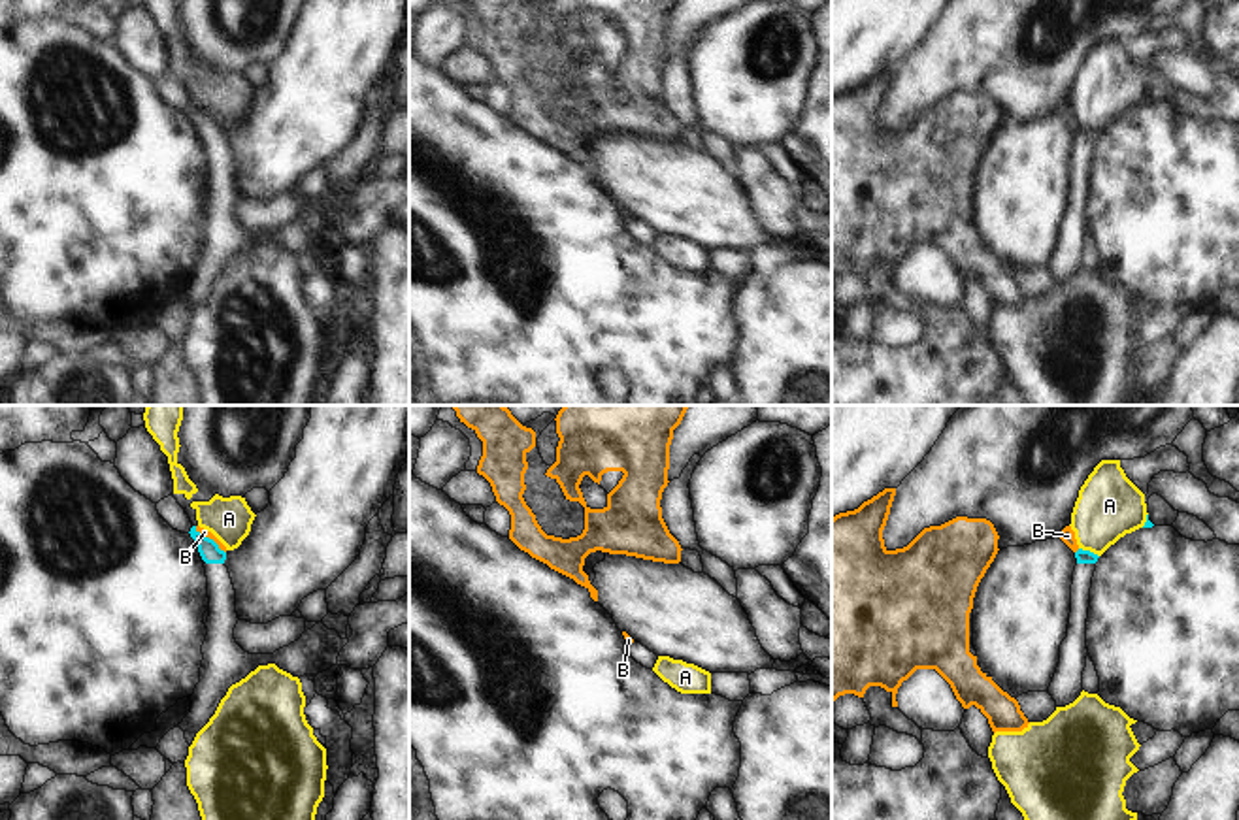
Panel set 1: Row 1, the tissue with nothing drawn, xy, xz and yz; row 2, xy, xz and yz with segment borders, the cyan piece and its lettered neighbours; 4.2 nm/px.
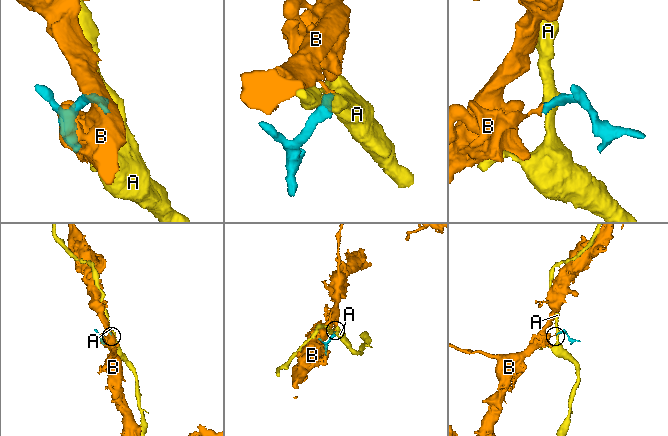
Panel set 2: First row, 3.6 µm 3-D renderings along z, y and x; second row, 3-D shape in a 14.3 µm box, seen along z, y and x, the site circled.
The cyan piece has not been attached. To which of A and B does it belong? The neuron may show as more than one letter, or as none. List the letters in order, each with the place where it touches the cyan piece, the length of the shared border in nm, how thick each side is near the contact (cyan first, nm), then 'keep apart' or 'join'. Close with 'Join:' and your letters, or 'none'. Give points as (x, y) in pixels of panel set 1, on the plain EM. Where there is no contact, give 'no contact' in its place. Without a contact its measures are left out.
A: yz (1089, 129) | 100 nm | 60/280 nm | keep apart
B: xy (208, 115) | 180 nm | 90/30 nm | keep apart
Join: none

